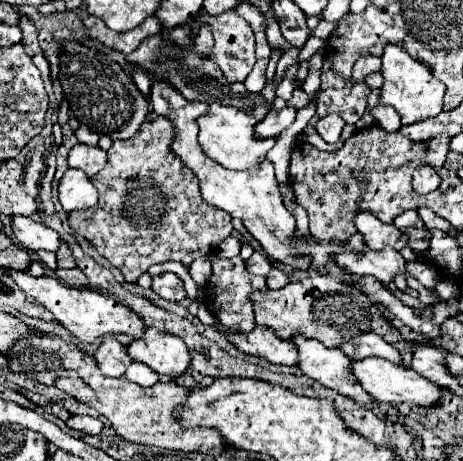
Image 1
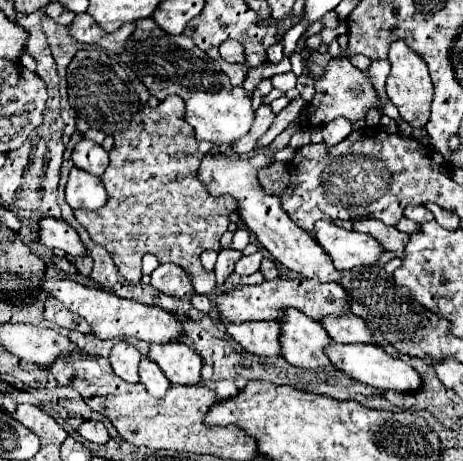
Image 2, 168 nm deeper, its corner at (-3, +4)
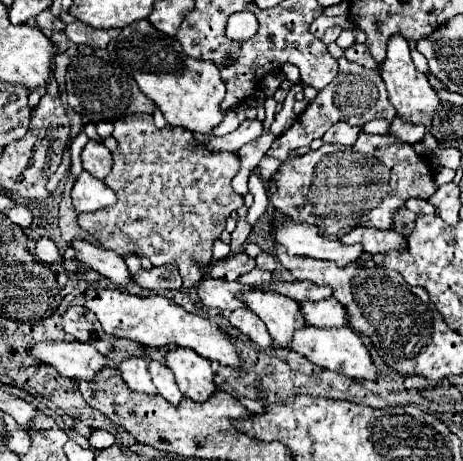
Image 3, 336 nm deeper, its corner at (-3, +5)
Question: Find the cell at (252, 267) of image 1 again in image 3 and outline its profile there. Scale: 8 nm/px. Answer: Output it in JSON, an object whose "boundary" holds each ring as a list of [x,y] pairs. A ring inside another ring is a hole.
{"boundary":[[[238,251],[238,253],[230,253],[220,261],[212,261],[210,265],[206,265],[204,275],[224,281],[236,281],[240,275],[252,271],[254,267],[256,267],[254,259],[250,259],[244,251]]]}

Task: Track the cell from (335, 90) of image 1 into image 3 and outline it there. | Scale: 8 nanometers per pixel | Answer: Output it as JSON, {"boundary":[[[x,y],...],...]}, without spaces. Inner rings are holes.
{"boundary":[[[340,57],[338,63],[340,63],[338,77],[330,85],[326,85],[324,89],[318,91],[316,99],[306,107],[306,111],[302,115],[298,115],[296,123],[284,135],[274,139],[272,147],[268,149],[270,157],[276,157],[276,159],[284,161],[290,155],[290,151],[310,145],[314,139],[322,137],[338,121],[346,121],[348,125],[362,127],[364,123],[368,123],[372,119],[392,121],[396,117],[396,109],[392,109],[392,105],[388,101],[384,81],[382,81],[378,71],[364,69],[362,65],[356,65],[356,63],[348,61],[346,57]]]}

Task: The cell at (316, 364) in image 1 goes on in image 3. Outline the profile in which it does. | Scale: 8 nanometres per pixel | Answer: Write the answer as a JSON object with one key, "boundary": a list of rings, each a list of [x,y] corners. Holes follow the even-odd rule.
{"boundary":[[[254,287],[240,293],[240,299],[252,313],[260,317],[260,321],[264,321],[274,343],[278,343],[280,347],[288,347],[292,333],[306,325],[304,317],[300,317],[300,305],[276,291]]]}

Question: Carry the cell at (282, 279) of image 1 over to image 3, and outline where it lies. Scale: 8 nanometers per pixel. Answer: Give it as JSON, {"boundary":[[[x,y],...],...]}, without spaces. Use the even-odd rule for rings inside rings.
{"boundary":[[[262,251],[262,253],[256,257],[256,267],[266,269],[266,271],[274,271],[274,269],[276,269],[276,259],[274,259],[268,251]]]}

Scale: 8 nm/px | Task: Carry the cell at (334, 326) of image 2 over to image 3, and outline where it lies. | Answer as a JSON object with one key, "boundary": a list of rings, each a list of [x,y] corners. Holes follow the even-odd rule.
{"boundary":[[[328,297],[322,301],[300,303],[300,311],[302,311],[302,317],[308,321],[308,325],[314,325],[314,327],[332,329],[332,327],[348,325],[346,309],[334,297]]]}

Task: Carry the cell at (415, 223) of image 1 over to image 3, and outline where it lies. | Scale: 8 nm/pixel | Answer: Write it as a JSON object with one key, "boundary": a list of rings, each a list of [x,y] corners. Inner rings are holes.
{"boundary":[[[410,199],[406,203],[406,207],[416,215],[434,215],[434,213],[438,213],[438,209],[434,205],[430,205],[428,201],[424,201],[424,199]]]}

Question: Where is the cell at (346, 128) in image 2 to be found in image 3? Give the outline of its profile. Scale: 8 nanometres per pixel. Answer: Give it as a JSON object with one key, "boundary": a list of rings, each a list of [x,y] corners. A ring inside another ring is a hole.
{"boundary":[[[336,123],[332,125],[332,129],[328,129],[328,133],[322,137],[324,143],[340,143],[340,145],[352,145],[356,143],[360,133],[360,127],[352,127],[348,123]]]}

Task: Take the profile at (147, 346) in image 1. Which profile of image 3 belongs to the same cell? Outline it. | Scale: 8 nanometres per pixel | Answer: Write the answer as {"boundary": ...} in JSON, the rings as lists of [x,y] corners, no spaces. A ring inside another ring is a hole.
{"boundary":[[[170,349],[166,355],[166,365],[172,369],[180,391],[192,401],[208,401],[208,397],[216,391],[210,361],[204,361],[200,355],[192,353],[192,349]]]}

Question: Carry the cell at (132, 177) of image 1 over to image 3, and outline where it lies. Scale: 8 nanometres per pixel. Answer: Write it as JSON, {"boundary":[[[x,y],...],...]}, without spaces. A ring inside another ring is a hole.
{"boundary":[[[130,115],[130,117],[124,117],[120,121],[114,123],[114,139],[118,141],[118,149],[112,153],[114,155],[114,165],[112,165],[112,171],[110,175],[104,179],[104,183],[108,187],[114,189],[118,201],[112,205],[112,207],[106,207],[106,209],[100,209],[96,213],[80,213],[78,215],[78,225],[90,233],[104,249],[112,249],[116,251],[118,255],[126,255],[126,253],[136,253],[136,255],[146,255],[152,265],[174,265],[178,267],[182,279],[184,279],[184,287],[190,289],[190,287],[196,287],[202,279],[204,279],[204,273],[202,273],[202,265],[208,265],[212,261],[212,243],[216,237],[220,237],[220,233],[224,231],[224,225],[226,225],[226,219],[238,209],[244,205],[244,199],[242,195],[234,193],[234,189],[230,187],[230,177],[234,177],[240,169],[240,161],[234,153],[208,153],[204,149],[204,145],[198,145],[196,149],[192,149],[192,141],[194,141],[194,135],[184,129],[184,127],[164,127],[164,129],[156,129],[154,121],[152,121],[152,115]]]}

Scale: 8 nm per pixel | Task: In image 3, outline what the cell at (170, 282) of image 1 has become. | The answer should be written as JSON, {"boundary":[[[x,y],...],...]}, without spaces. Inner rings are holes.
{"boundary":[[[152,267],[152,269],[140,269],[134,275],[134,281],[144,289],[180,289],[182,277],[176,267]]]}

